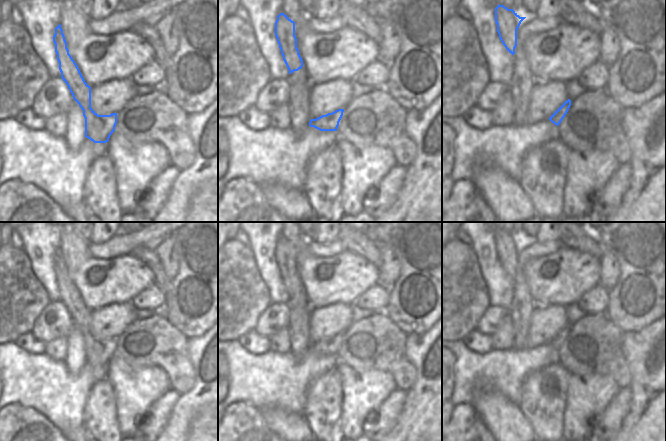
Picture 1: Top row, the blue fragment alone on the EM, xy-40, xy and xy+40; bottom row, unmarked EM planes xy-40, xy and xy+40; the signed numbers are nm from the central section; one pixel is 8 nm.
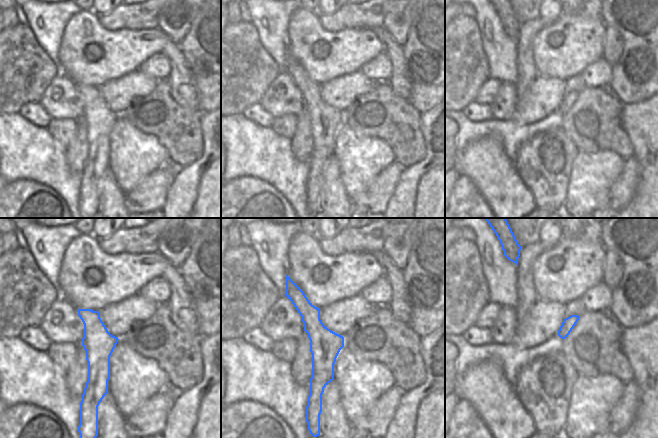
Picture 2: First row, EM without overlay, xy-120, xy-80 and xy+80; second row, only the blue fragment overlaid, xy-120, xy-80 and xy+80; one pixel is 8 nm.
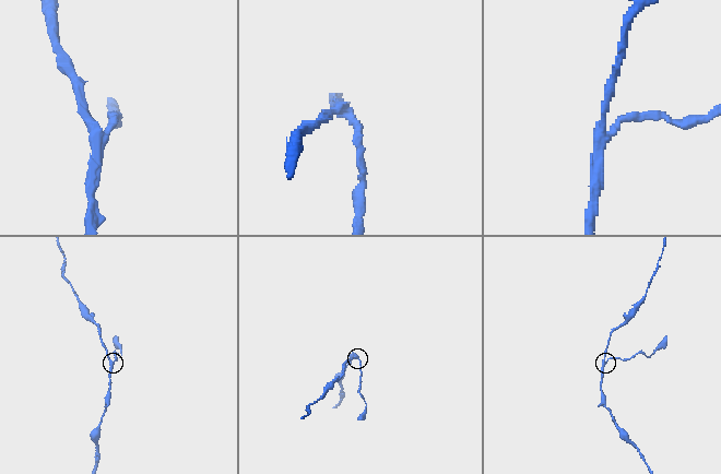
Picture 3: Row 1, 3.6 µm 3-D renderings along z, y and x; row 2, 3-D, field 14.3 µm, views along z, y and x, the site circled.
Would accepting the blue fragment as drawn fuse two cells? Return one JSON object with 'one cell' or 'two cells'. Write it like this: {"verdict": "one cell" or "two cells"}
{"verdict": "one cell"}

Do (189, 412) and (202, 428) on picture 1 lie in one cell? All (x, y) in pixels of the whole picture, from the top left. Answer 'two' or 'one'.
two

